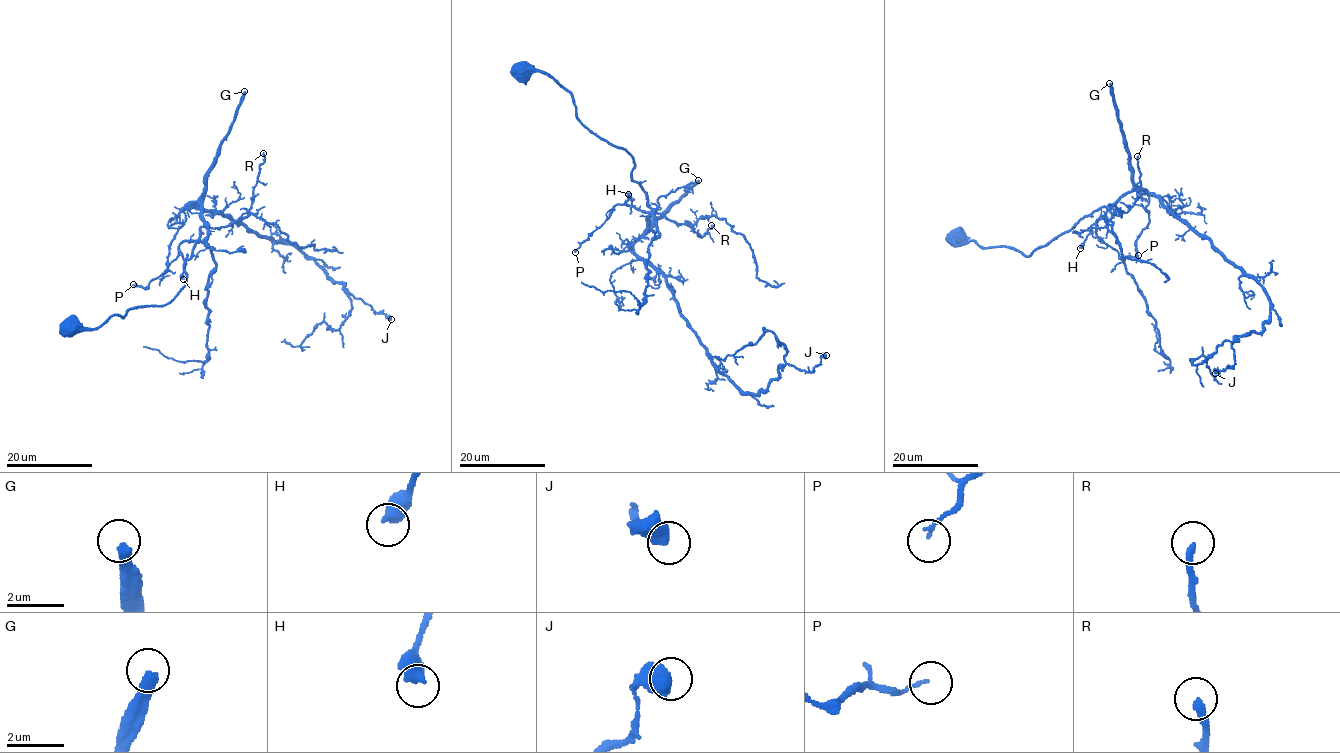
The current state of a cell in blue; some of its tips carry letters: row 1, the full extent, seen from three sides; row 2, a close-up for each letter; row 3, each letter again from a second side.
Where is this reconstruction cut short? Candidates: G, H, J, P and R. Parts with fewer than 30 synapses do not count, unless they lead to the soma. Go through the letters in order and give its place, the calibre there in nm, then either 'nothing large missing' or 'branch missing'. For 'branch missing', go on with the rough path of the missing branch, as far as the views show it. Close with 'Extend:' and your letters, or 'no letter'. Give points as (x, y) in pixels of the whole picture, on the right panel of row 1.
G: (1109, 83) | 400 nm | branch missing
H: (1080, 248) | 550 nm | nothing large missing
J: (1215, 373) | 440 nm | nothing large missing
P: (1138, 255) | 110 nm | nothing large missing
R: (1137, 156) | 260 nm | nothing large missing
Extend: G

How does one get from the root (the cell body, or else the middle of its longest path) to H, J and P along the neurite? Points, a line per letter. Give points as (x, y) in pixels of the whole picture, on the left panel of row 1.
H: (73, 328), (169, 303), (204, 226), (204, 238), (179, 245), (183, 279)
J: (73, 328), (169, 303), (204, 226), (193, 201), (292, 244), (391, 319)
P: (73, 328), (169, 303), (206, 228), (148, 286), (133, 284)

